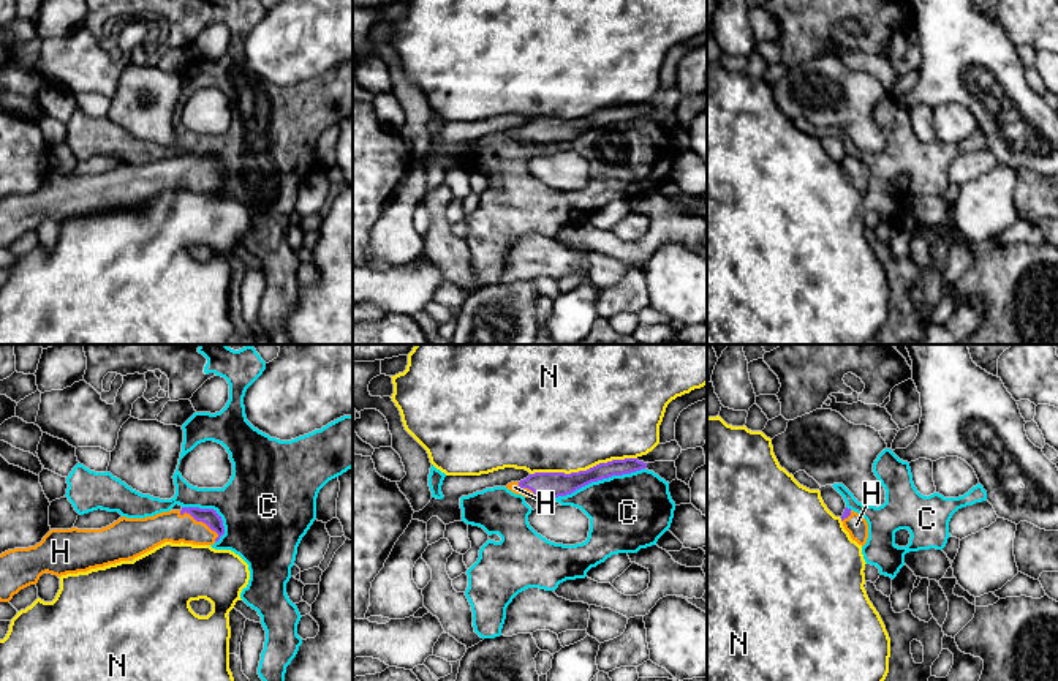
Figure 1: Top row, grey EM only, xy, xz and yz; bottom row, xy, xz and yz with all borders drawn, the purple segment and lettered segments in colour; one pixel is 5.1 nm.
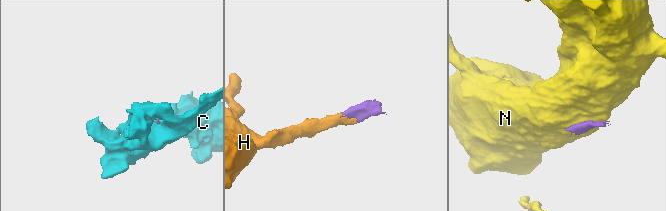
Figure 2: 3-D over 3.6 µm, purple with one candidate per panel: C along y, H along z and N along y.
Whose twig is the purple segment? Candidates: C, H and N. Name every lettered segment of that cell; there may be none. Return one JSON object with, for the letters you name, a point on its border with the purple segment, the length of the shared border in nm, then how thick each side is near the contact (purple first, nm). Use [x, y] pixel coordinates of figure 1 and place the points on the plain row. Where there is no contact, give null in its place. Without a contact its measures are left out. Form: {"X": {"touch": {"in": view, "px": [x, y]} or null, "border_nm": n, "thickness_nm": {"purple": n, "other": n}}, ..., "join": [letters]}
{"H": {"touch": {"in": "xy", "px": [201, 166]}, "border_nm": 240, "thickness_nm": {"purple": 80, "other": 160}}, "join": ["H"]}

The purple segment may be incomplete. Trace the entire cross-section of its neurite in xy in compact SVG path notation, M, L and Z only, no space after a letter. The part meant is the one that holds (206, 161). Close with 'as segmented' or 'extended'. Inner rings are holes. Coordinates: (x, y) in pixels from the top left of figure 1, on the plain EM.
M182 153L145 164L122 163L101 175L51 175L35 193L14 194L0 201L0 248L9 248L21 235L36 231L46 218L57 223L87 218L134 205L164 188L213 191L223 180L223 166L217 156L199 153Z; extended

